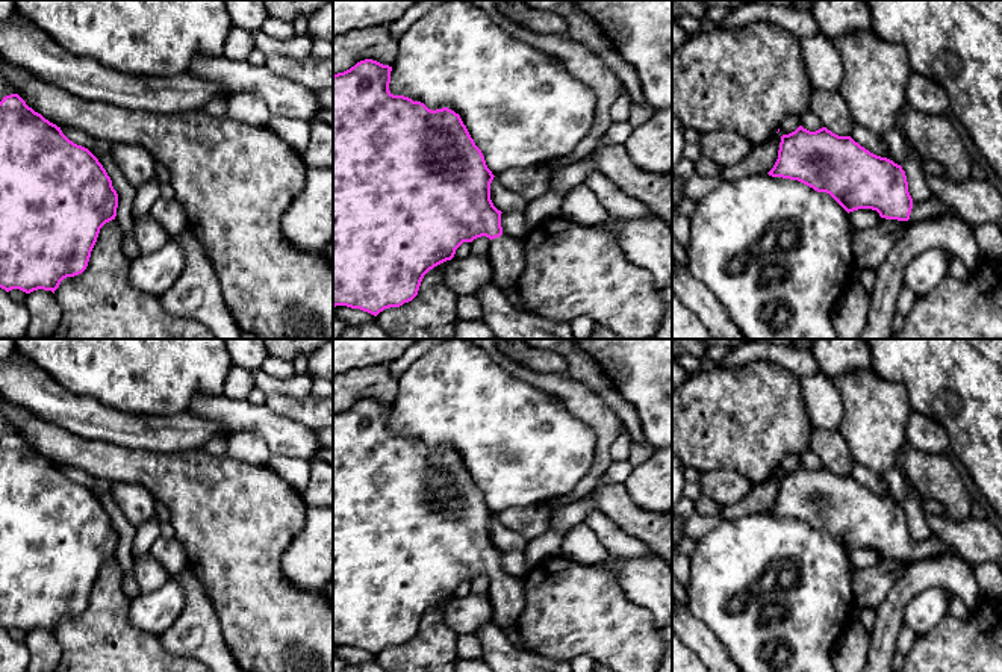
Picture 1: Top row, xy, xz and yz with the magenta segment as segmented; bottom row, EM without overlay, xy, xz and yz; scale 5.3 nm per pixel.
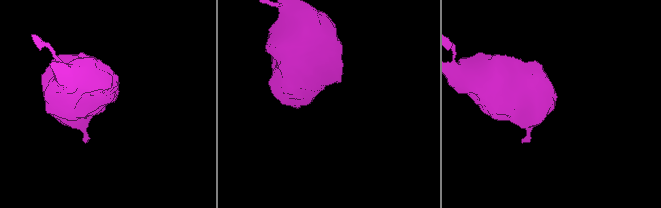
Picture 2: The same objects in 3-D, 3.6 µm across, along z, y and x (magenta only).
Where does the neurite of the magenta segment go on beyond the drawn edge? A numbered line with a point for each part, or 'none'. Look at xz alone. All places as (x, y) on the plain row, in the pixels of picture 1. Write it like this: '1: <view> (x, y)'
1: xz (506, 592)

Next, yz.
1: yz (925, 550)

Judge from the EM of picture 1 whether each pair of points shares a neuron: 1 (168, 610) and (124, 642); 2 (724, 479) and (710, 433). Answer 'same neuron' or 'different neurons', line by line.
1: different neurons
2: different neurons

